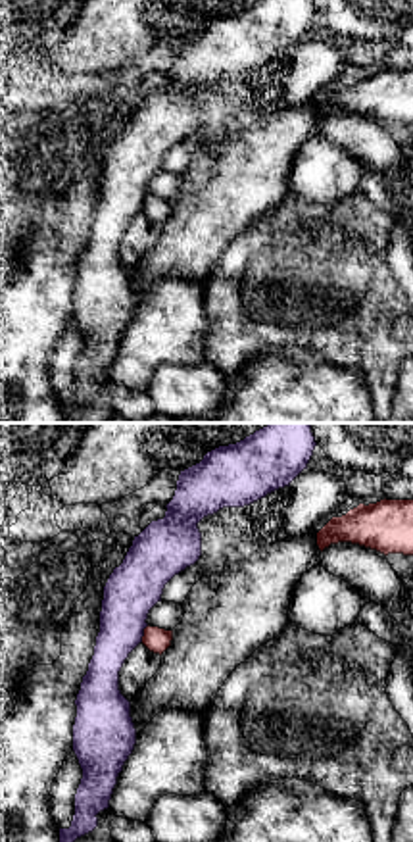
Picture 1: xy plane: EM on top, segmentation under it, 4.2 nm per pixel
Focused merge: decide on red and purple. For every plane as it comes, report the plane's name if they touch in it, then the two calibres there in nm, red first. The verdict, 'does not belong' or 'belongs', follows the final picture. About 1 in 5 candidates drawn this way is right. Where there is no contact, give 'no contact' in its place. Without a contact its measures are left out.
contact in xy; calibres 100 and 220 nm

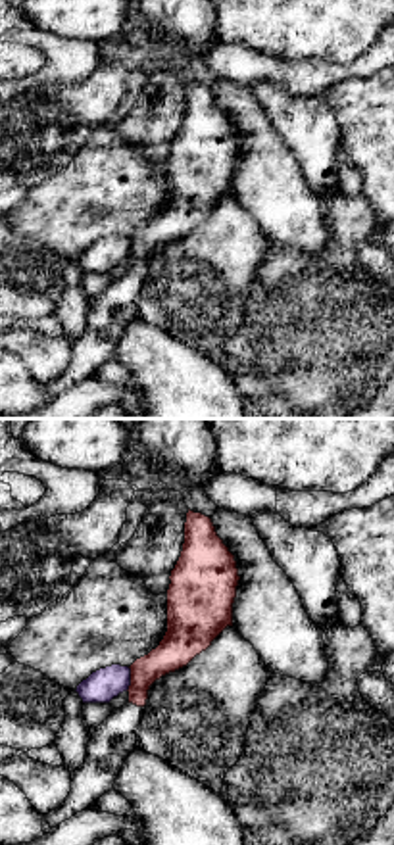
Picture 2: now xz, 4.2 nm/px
contact in xz; calibres 160 and 140 nm

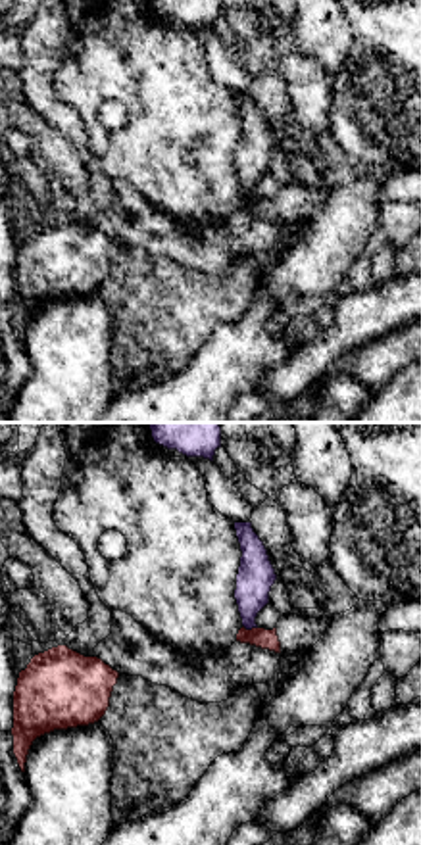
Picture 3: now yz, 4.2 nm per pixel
contact in yz; calibres 80 and 160 nm

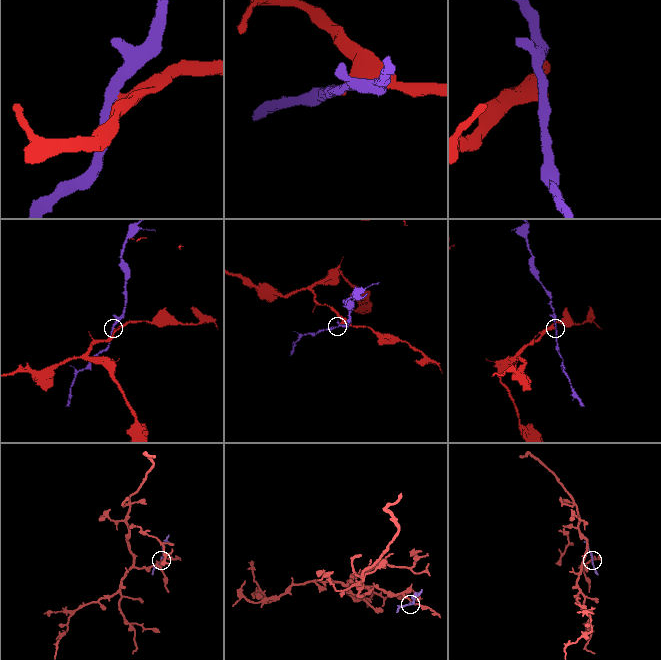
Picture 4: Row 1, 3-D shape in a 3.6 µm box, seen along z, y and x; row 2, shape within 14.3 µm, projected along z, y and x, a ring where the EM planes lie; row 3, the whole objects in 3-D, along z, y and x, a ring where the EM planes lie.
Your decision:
does not belong

